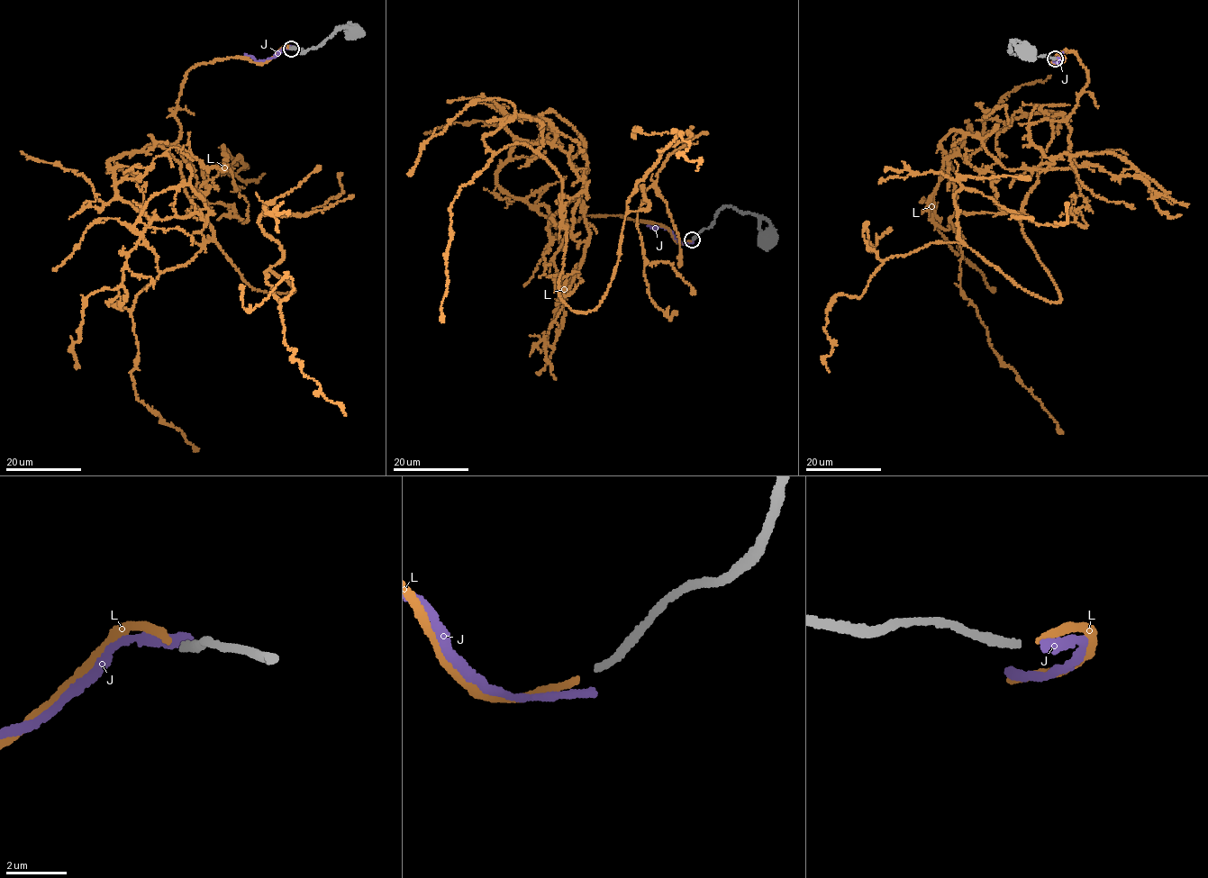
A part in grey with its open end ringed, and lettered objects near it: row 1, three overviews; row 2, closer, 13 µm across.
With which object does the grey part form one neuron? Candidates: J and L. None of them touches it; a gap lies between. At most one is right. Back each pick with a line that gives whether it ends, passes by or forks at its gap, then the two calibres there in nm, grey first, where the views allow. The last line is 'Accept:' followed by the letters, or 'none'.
L: it ends | 240/240 nm
Accept: L

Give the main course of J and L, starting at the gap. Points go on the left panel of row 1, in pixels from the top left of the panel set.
J: (291, 47), (284, 48), (264, 61), (254, 60), (244, 54)
L: (289, 48), (196, 64), (178, 139), (158, 144), (242, 280), (293, 288), (264, 271), (289, 349), (345, 415)

